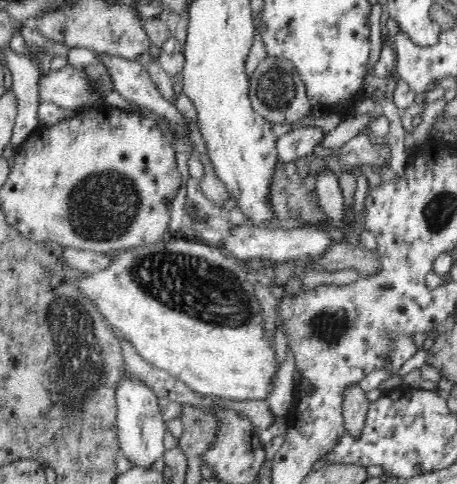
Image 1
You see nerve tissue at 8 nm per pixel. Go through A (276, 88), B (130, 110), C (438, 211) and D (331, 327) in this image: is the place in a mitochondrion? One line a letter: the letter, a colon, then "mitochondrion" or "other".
A: mitochondrion
B: other
C: mitochondrion
D: mitochondrion

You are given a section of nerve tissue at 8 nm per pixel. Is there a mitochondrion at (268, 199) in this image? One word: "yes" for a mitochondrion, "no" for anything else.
no

